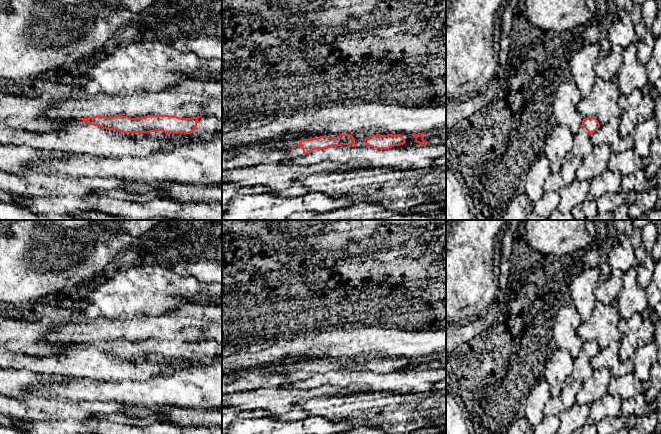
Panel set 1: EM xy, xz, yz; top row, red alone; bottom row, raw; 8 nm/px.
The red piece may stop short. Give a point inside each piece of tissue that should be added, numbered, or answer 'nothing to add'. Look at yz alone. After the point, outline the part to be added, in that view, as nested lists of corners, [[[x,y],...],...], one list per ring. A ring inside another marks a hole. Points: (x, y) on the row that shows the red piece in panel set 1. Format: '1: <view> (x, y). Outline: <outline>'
1: yz (582, 147). Outline: [[[581,127],[573,136],[573,147],[566,155],[567,159],[579,157],[581,159],[589,156],[593,151],[594,145],[591,142],[591,137],[588,131]]]

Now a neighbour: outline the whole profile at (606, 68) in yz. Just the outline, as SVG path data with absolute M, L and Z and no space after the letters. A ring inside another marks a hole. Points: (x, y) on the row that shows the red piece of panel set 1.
M611 48L610 51L600 57L594 70L598 78L608 81L616 77L623 62L623 55L619 49Z

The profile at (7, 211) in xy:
M0 202L0 220L77 220L71 215L36 212L17 204Z

